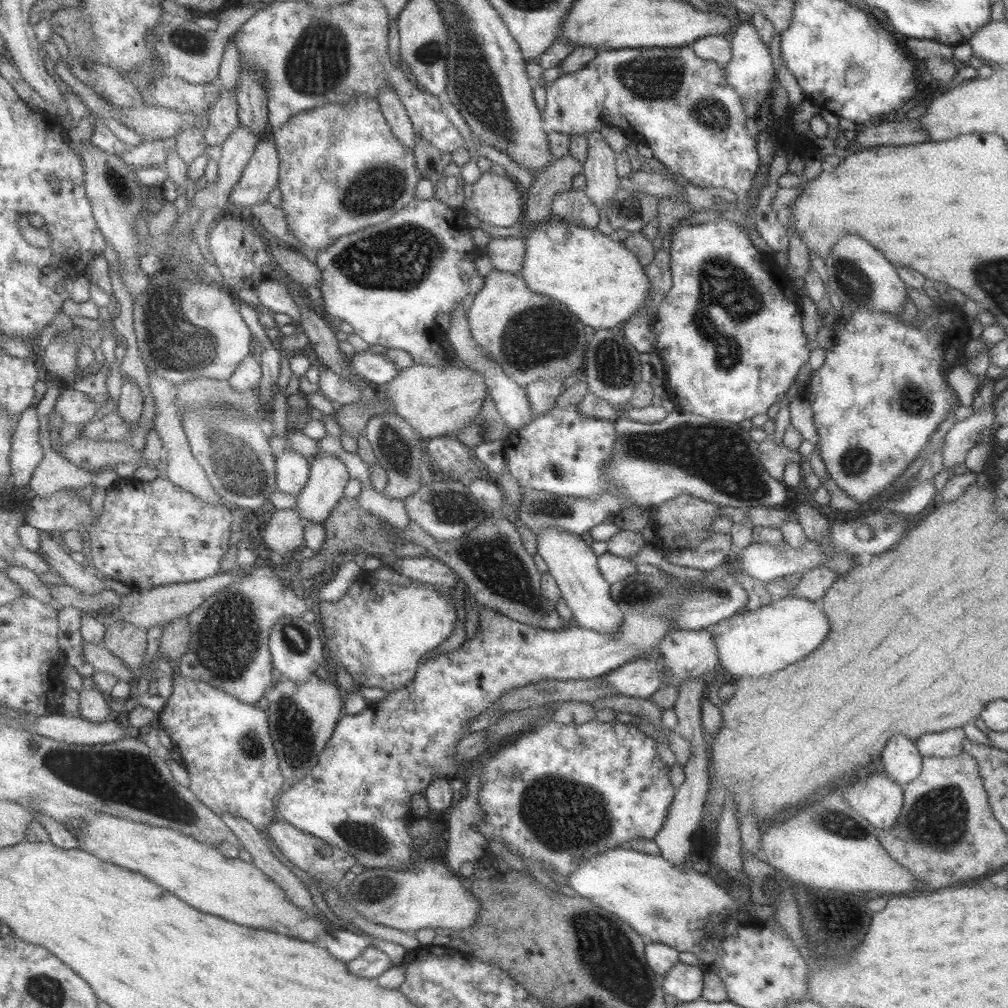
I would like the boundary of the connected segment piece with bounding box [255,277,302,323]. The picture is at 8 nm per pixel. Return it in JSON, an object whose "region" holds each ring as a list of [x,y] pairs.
{"region":[[[280,277],[264,281],[257,287],[255,293],[260,301],[261,309],[273,313],[283,313],[288,315],[291,320],[301,322],[300,305],[293,300],[292,293]]]}

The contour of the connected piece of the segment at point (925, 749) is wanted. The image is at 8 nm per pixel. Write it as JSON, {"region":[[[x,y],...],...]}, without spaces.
{"region":[[[948,728],[939,733],[926,733],[915,741],[921,757],[947,758],[961,752],[961,729]]]}

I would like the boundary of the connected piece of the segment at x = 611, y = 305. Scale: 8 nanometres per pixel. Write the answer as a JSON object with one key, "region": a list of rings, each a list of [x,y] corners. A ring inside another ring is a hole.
{"region":[[[559,221],[559,224],[557,224],[557,240],[553,240],[549,236],[547,228],[549,228],[549,225],[539,224],[537,228],[531,231],[531,234],[524,238],[527,254],[525,254],[523,270],[519,274],[528,282],[529,289],[533,290],[533,293],[559,300],[559,302],[568,306],[568,309],[585,324],[586,328],[593,328],[593,330],[621,328],[633,316],[639,316],[641,312],[645,312],[644,306],[649,303],[649,278],[645,274],[644,266],[641,266],[636,254],[629,252],[629,249],[625,248],[621,241],[617,240],[617,238],[605,237],[605,235],[599,233],[595,228],[585,228],[583,225],[577,224],[577,222]]]}

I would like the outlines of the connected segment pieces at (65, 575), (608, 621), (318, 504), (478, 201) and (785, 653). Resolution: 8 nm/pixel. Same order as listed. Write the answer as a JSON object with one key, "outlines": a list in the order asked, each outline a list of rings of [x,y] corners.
{"outlines":[[[[42,530],[40,555],[52,566],[69,586],[85,594],[99,594],[105,589],[116,586],[116,581],[105,578],[100,573],[89,573],[85,565],[75,562],[57,542],[54,533]]],[[[548,526],[541,535],[536,536],[537,549],[545,560],[548,571],[557,579],[562,590],[562,598],[573,612],[573,621],[583,628],[601,634],[614,634],[620,629],[624,619],[624,612],[612,599],[610,584],[596,563],[597,557],[585,544],[580,535],[567,532],[563,528]]],[[[321,454],[311,461],[309,482],[298,496],[295,508],[305,520],[321,525],[344,498],[345,486],[352,476],[336,455]]],[[[483,173],[473,185],[473,194],[463,209],[482,223],[515,226],[524,216],[525,191],[509,174]]],[[[785,595],[755,610],[743,610],[718,620],[707,629],[723,670],[735,678],[759,678],[789,666],[816,649],[828,634],[828,619],[816,603]]]]}

